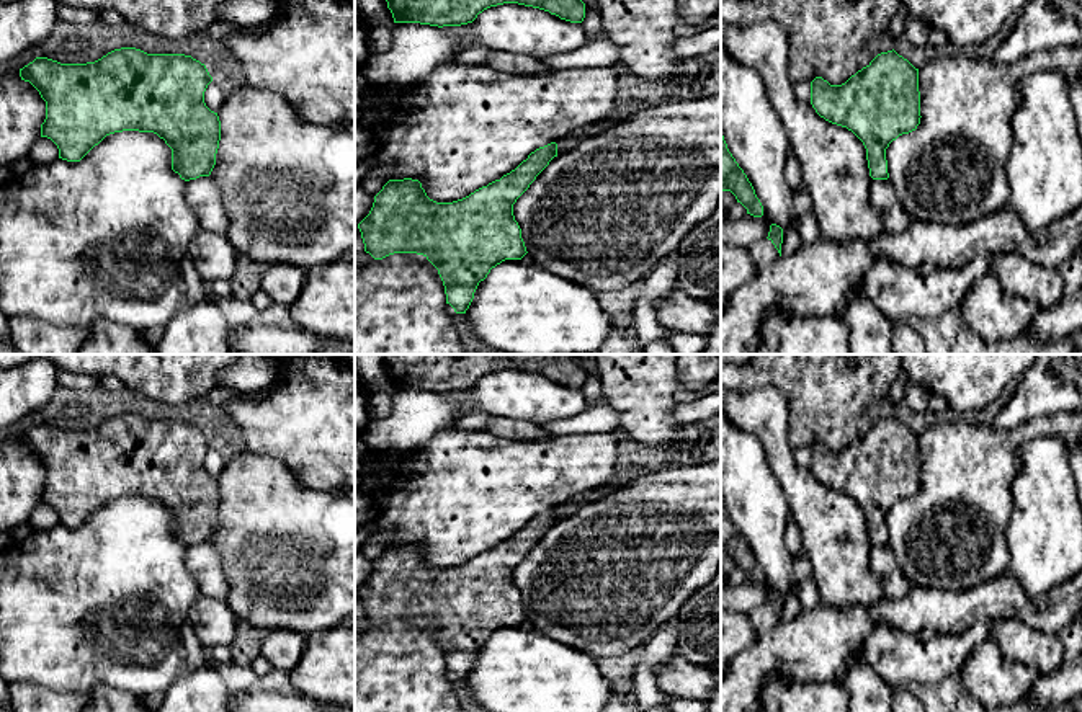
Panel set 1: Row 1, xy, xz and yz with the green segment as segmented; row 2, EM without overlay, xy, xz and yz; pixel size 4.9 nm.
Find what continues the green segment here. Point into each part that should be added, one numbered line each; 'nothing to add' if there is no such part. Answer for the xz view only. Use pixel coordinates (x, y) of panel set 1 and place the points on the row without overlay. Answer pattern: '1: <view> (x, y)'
nothing to add

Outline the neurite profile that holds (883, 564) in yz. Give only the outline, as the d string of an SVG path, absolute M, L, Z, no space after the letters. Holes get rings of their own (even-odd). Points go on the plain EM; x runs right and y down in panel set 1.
M873 545L870 552L873 575L883 583L886 599L905 596L914 586L901 575L899 563L888 545Z

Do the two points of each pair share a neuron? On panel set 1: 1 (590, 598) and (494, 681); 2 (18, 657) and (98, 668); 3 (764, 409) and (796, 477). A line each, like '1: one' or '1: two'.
1: two
2: one
3: one

